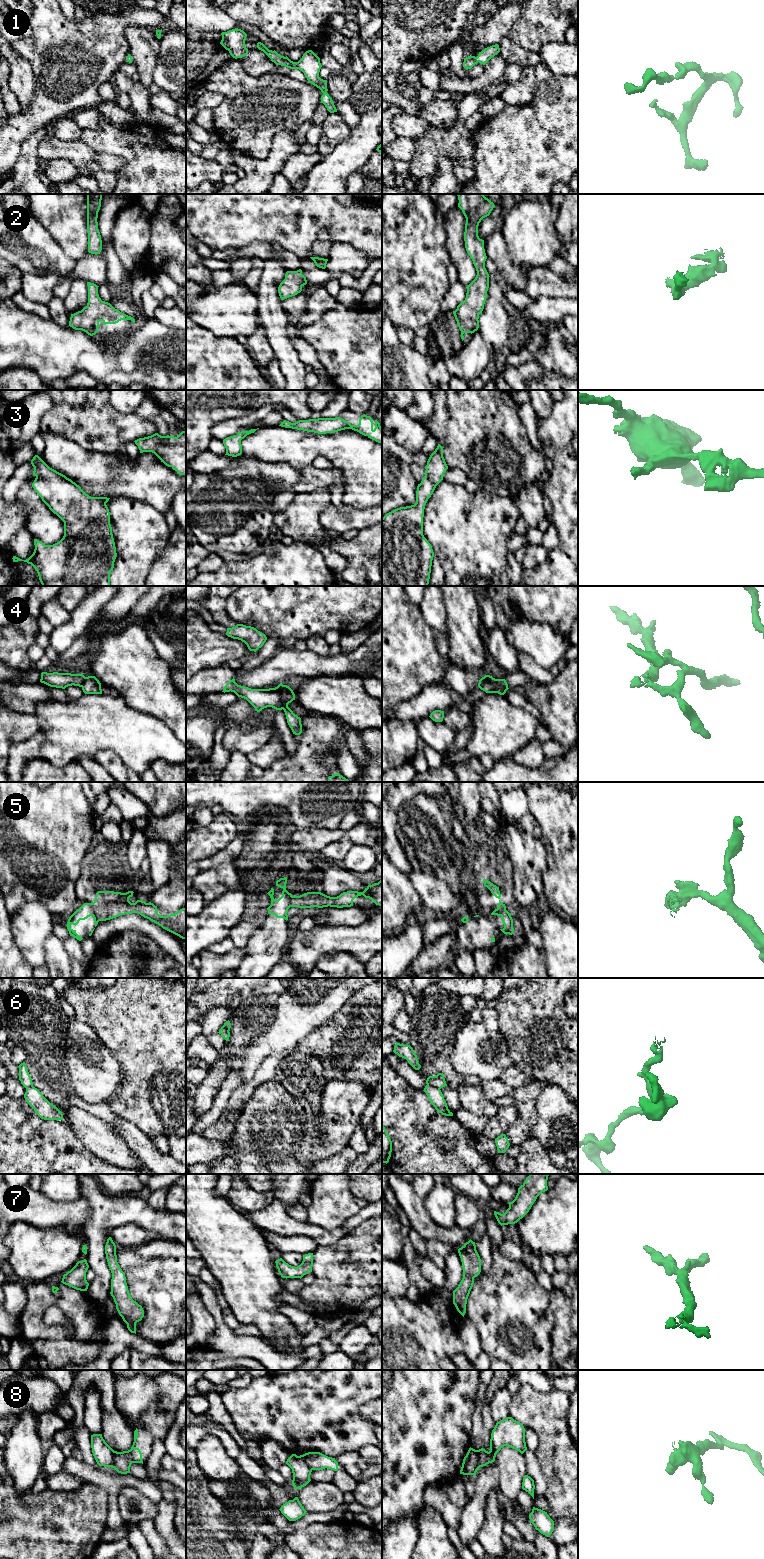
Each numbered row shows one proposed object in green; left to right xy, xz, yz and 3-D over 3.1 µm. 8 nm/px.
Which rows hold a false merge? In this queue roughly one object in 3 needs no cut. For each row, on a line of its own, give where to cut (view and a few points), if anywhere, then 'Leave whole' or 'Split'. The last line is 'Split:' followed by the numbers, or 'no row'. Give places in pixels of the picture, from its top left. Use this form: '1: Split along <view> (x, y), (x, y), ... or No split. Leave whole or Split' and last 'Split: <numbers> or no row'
1: No split. Leave whole
2: No split. Leave whole
3: No split. Leave whole
4: Split along yz (485, 675), (506, 690). Split
5: Split along xy (92, 903), (94, 914), (99, 920). Split
6: Split along yz (427, 1083), (439, 1089). Split
7: No split. Leave whole
8: Split along yz (476, 1450), (479, 1467). Split
Split: 4, 5, 6, 8

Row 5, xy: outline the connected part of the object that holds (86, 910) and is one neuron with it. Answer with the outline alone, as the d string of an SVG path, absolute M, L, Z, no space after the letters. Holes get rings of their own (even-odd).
M84 903L79 909L77 909L68 919L67 922L67 929L69 931L70 936L73 936L77 940L81 941L83 938L80 937L76 930L73 930L70 928L70 925L77 925L80 920L85 920L88 917L92 916L94 918L95 927L97 926L99 920L95 915L95 912L93 910L93 903Z

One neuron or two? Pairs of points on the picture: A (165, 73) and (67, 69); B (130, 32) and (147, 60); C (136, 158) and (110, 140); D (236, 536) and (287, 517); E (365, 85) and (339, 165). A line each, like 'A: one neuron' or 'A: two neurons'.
A: two neurons
B: one neuron
C: one neuron
D: two neurons
E: one neuron

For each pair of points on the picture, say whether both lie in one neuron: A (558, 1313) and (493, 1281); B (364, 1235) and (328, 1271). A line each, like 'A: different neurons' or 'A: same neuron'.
A: different neurons
B: same neuron

